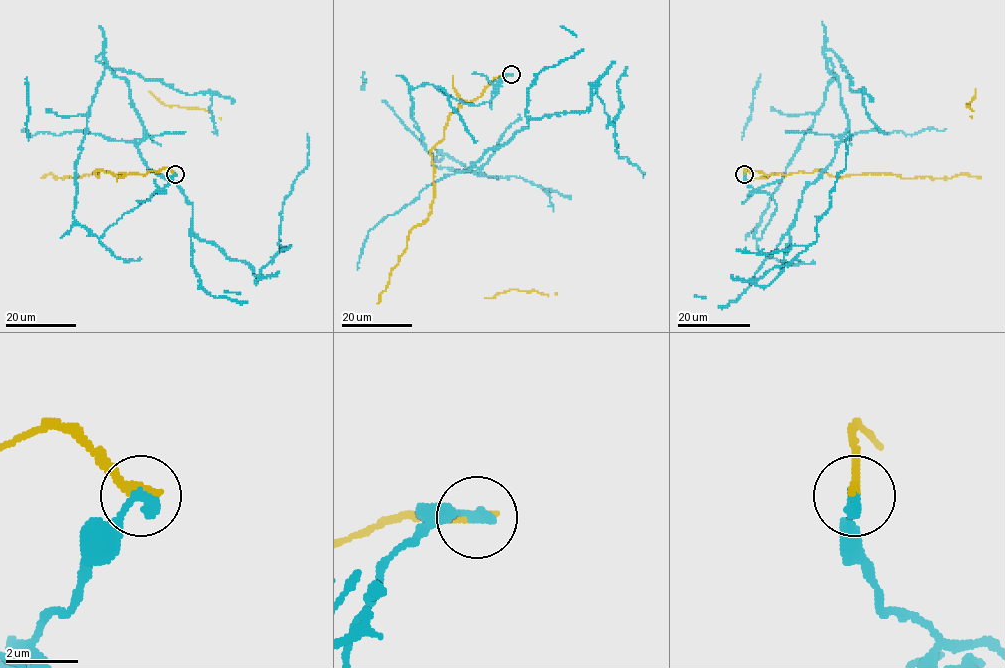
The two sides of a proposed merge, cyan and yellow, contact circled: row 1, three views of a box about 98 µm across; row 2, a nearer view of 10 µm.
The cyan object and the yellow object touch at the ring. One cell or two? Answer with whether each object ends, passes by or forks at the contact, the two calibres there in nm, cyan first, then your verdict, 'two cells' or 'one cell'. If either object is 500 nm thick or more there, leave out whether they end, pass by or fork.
cyan ends there; yellow ends there; 320 nm thick on the cyan side, 240 nm on the other; two cells

